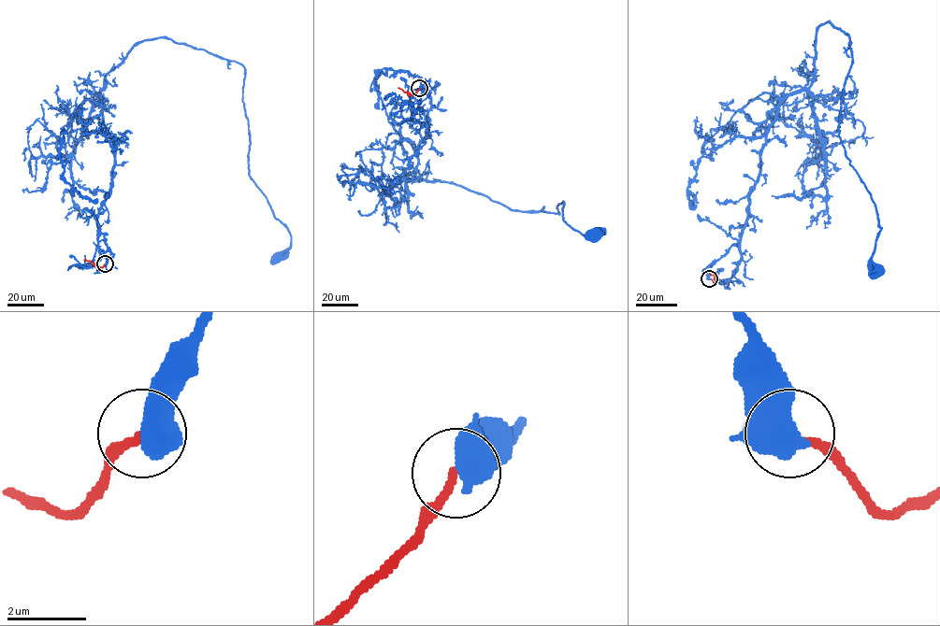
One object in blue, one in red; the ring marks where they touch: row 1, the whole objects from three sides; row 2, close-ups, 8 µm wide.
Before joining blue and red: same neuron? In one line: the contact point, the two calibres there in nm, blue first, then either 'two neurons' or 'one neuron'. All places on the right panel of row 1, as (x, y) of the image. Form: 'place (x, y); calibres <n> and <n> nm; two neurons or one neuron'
place (709, 278); calibres 600 and 200 nm; two neurons

